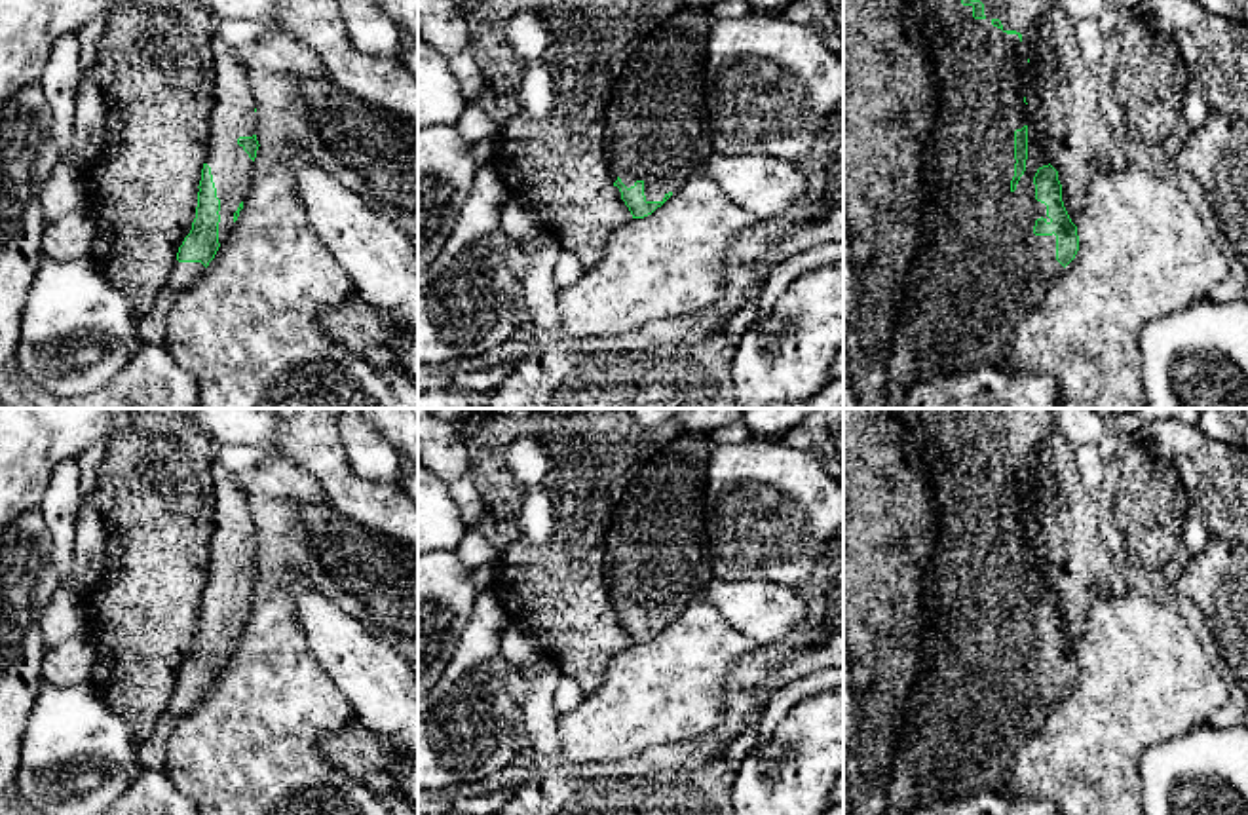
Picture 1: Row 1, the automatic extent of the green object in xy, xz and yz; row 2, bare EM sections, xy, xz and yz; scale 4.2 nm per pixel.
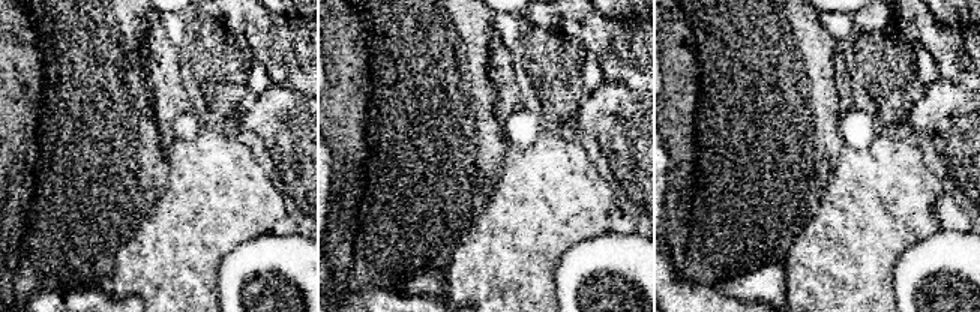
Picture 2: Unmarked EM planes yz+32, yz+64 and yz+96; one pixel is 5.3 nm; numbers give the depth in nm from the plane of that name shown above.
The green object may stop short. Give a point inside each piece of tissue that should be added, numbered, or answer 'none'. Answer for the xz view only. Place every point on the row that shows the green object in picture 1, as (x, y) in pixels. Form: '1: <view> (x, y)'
1: xz (667, 145)

